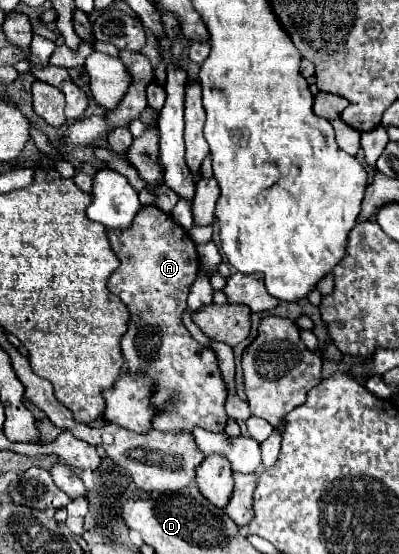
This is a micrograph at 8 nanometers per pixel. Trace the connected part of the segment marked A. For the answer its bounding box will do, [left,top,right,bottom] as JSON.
[108,206,228,434]

